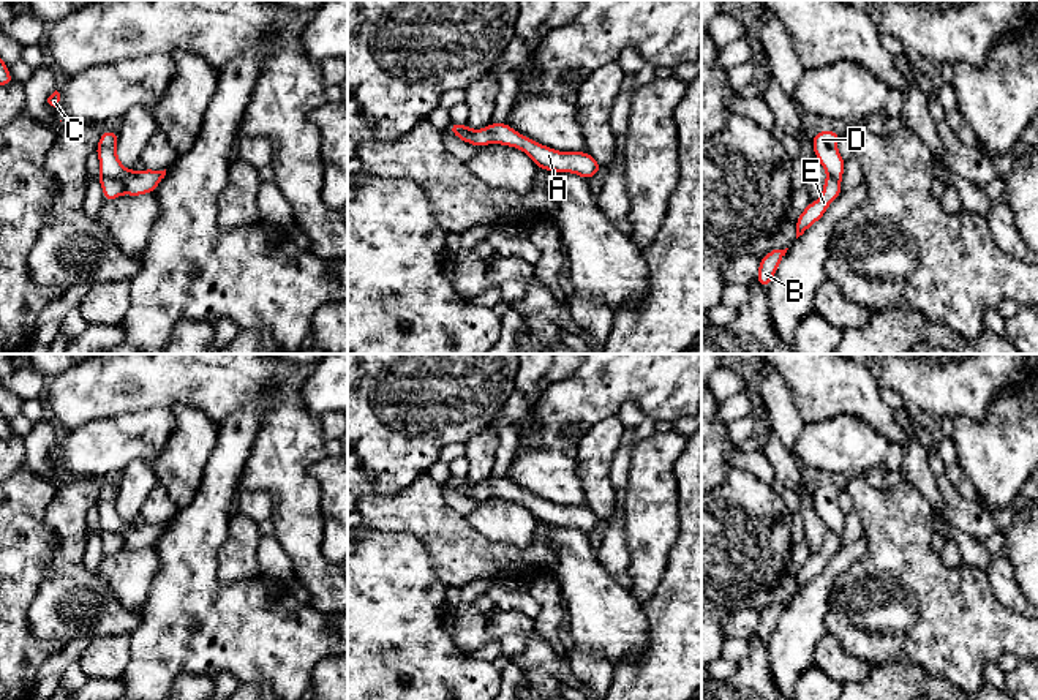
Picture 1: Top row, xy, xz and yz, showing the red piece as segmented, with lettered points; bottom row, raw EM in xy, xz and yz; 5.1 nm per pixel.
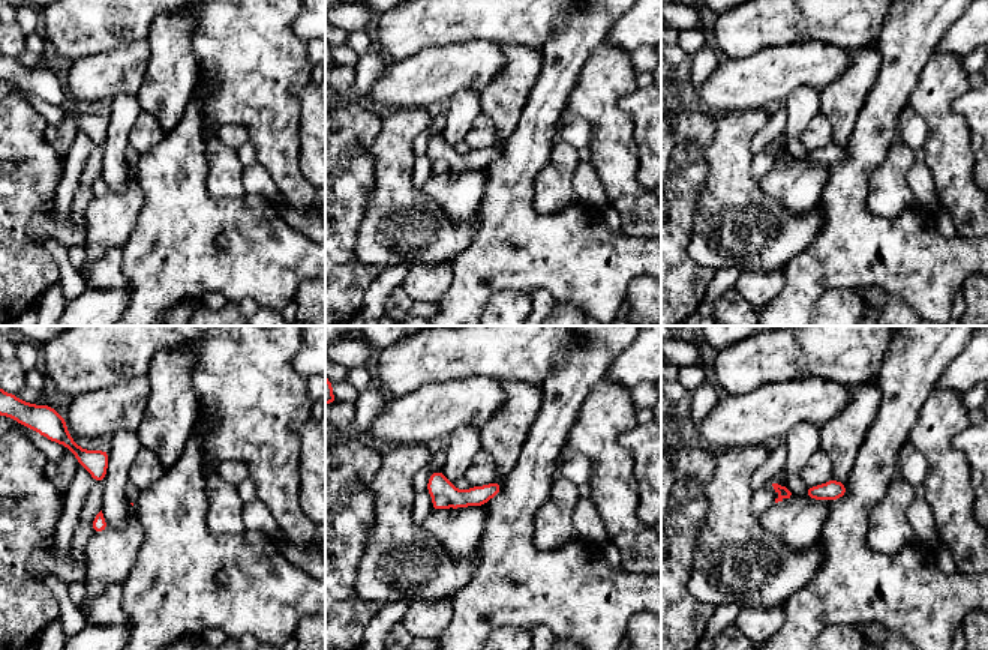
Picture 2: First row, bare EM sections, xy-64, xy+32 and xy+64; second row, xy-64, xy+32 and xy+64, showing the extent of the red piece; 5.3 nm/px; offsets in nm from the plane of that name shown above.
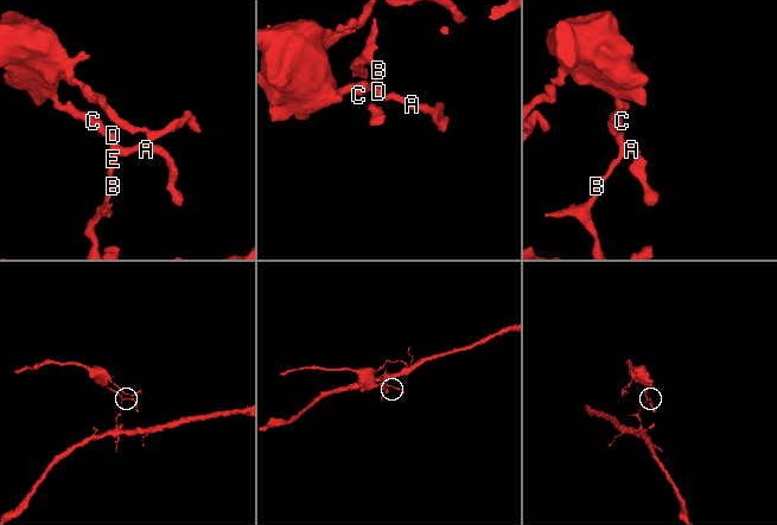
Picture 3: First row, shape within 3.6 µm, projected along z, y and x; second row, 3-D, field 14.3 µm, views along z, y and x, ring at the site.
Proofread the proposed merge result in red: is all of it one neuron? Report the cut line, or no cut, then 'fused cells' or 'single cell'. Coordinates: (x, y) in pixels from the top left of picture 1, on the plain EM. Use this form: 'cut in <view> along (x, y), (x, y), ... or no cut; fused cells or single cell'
cut in xy along (100, 526), (116, 531), (125, 547); fused cells

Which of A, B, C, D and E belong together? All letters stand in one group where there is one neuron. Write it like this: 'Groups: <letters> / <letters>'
Groups: A C D / B E

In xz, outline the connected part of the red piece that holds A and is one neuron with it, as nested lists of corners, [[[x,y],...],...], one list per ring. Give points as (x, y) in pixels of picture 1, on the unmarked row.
[[[490,477],[482,484],[468,484],[457,488],[458,493],[476,501],[501,498],[523,504],[537,520],[553,526],[570,526],[589,534],[602,518],[586,506],[558,506],[520,488],[507,477]]]

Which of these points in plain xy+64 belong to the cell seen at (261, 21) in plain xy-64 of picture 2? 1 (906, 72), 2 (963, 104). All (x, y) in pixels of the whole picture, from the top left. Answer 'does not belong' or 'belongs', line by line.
1: does not belong
2: does not belong

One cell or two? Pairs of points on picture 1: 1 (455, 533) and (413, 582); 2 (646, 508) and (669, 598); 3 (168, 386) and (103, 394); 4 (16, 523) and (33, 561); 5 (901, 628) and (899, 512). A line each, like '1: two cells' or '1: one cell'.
1: two cells
2: two cells
3: one cell
4: one cell
5: one cell

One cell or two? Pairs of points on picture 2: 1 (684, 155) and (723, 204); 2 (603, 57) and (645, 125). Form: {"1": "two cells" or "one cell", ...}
{"1": "one cell", "2": "two cells"}

